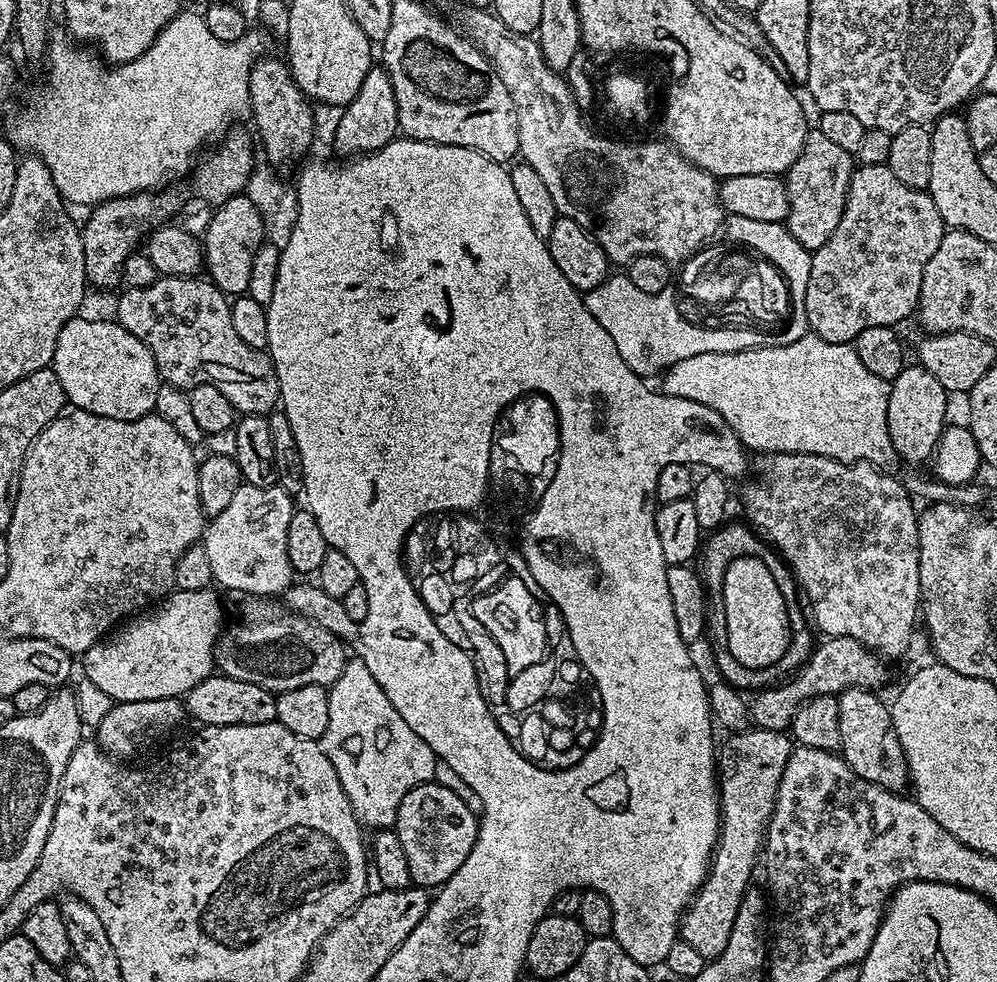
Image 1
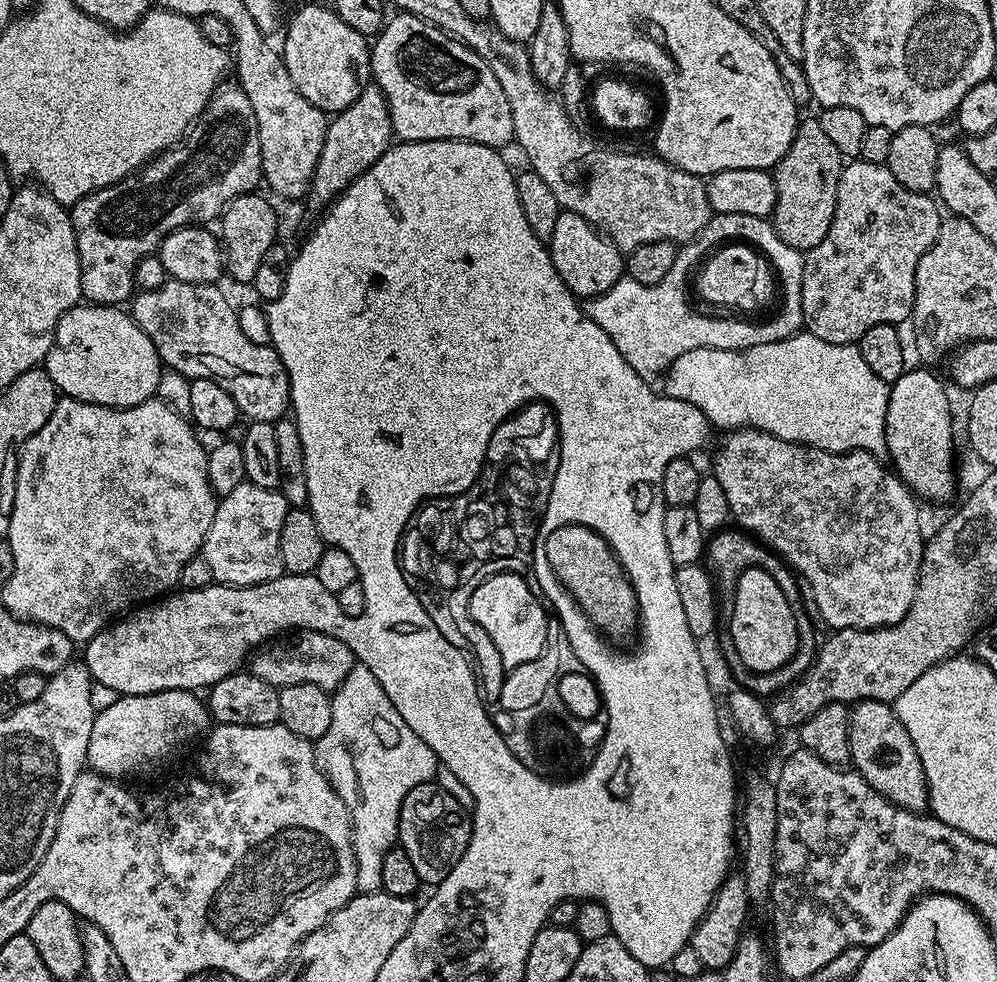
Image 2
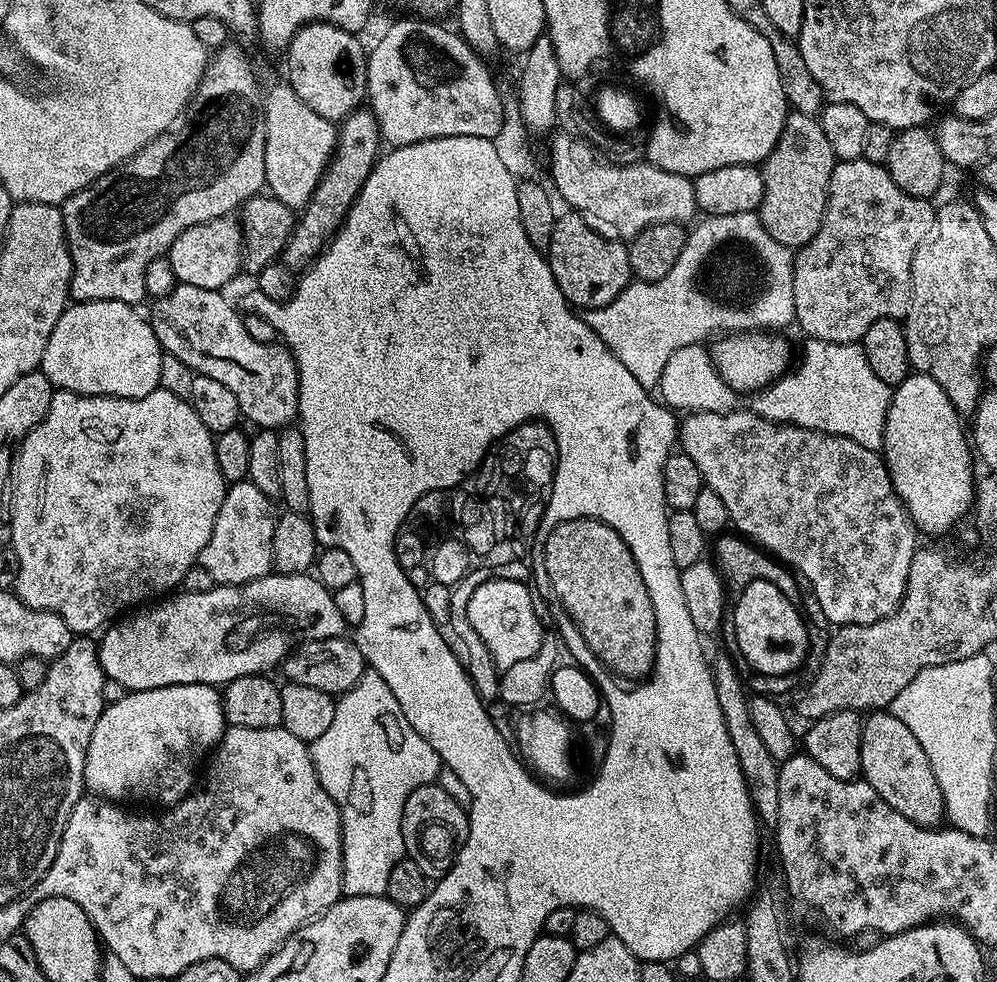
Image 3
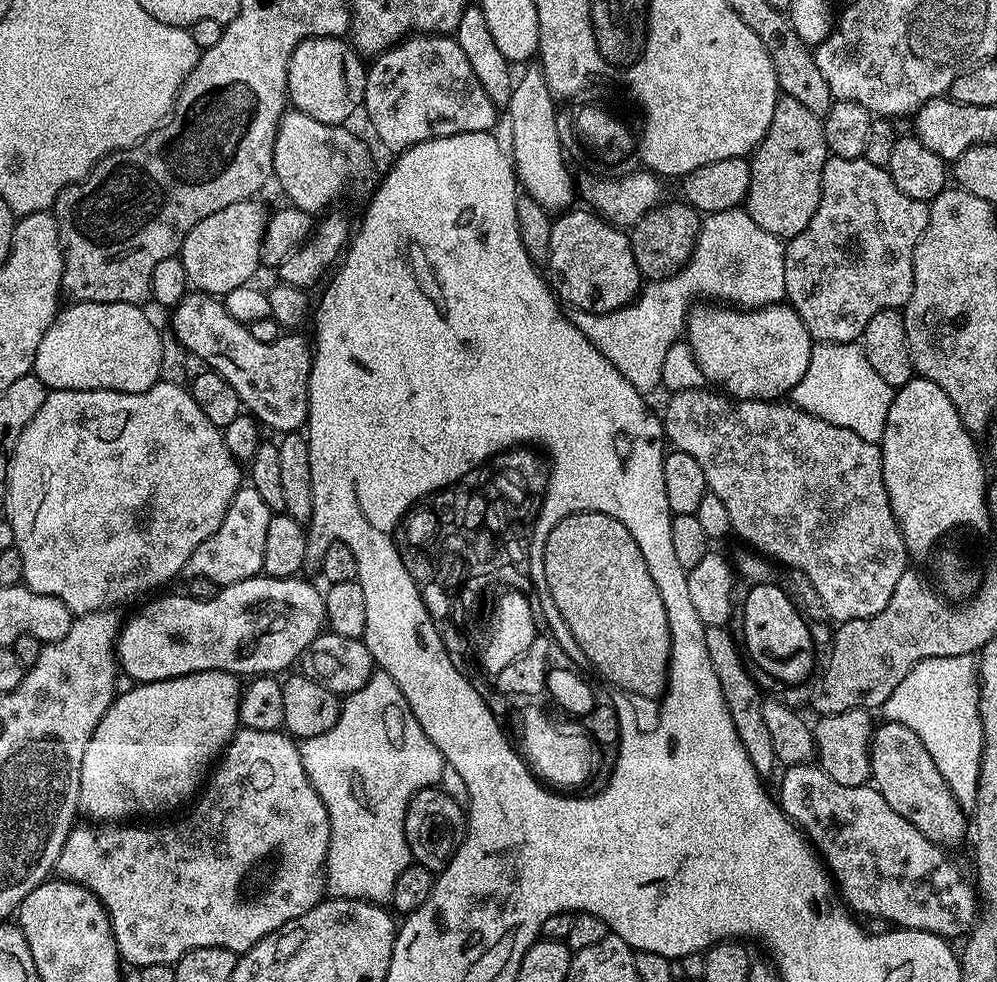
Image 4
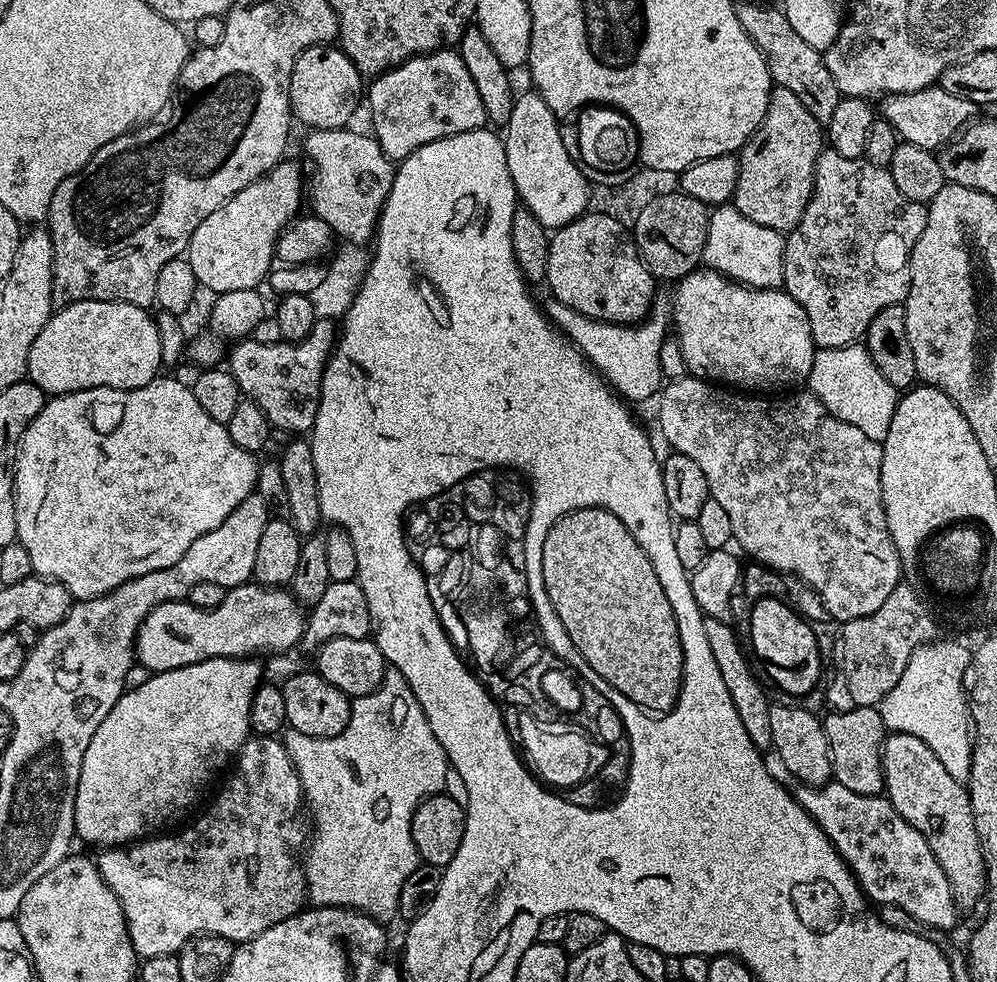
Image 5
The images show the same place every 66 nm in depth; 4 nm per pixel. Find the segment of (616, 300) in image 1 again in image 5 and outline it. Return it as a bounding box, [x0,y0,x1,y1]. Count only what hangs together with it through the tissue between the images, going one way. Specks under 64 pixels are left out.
[546,206,785,401]

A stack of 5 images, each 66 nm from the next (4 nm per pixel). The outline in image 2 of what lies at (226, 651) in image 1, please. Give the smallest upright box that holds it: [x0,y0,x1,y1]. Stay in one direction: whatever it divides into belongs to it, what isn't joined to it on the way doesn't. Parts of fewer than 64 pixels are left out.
[250,631,350,690]

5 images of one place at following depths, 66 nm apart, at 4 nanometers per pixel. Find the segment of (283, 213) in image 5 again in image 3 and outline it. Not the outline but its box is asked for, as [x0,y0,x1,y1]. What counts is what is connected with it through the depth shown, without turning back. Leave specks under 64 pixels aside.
[167,216,244,290]

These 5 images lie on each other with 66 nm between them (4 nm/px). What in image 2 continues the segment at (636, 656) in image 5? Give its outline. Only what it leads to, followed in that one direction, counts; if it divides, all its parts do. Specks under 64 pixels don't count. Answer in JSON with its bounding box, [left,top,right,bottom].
[542,524,637,641]

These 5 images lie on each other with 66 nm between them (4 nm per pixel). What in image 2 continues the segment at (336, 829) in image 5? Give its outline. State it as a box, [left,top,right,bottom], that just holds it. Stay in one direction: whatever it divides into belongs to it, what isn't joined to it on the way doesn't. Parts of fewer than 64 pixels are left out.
[314,663,438,893]

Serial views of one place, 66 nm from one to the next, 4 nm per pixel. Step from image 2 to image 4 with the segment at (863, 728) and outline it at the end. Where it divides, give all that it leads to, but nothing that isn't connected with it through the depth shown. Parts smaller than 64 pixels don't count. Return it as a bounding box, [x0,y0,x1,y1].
[870,722,969,846]

